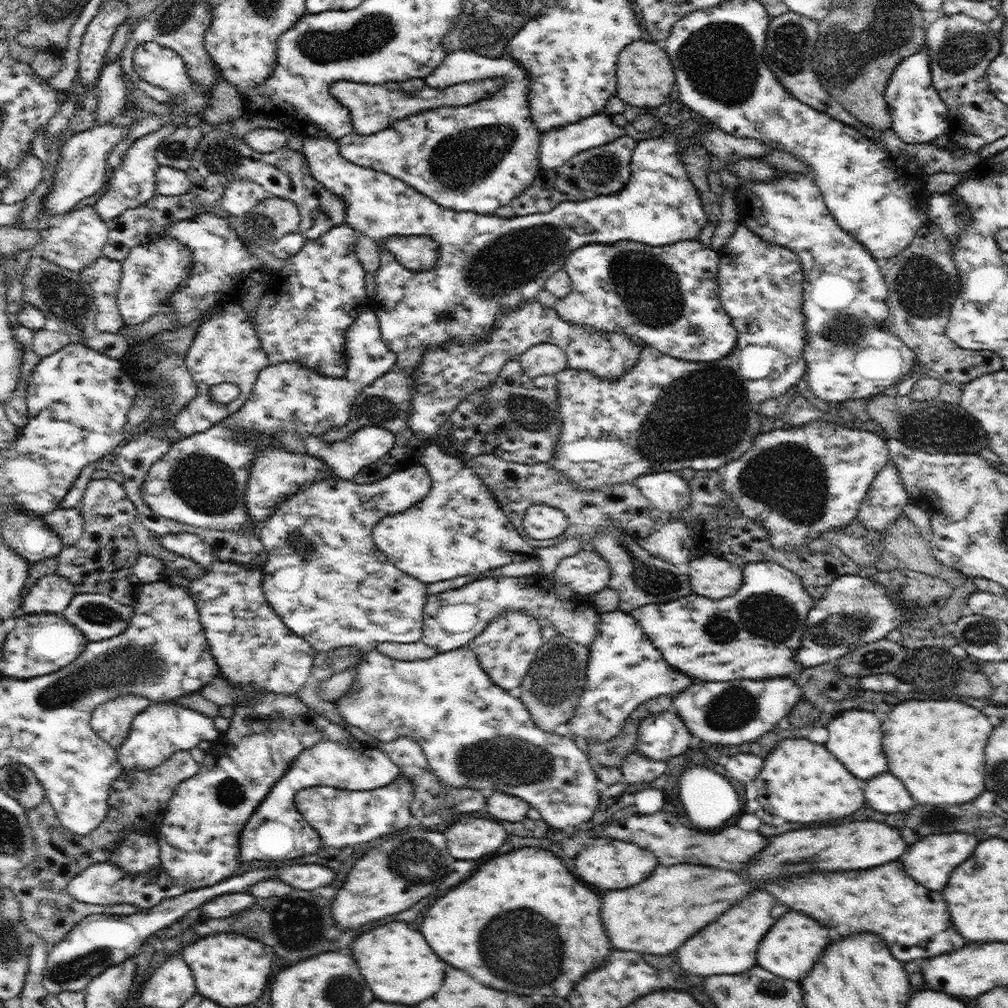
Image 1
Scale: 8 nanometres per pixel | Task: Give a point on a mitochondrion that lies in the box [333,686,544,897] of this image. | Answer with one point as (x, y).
(410, 855)

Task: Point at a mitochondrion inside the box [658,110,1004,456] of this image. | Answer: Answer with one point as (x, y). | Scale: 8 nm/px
(923, 286)

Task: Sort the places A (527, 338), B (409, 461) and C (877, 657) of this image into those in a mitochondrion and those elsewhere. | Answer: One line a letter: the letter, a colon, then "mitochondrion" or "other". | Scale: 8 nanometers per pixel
A: other
B: other
C: mitochondrion

